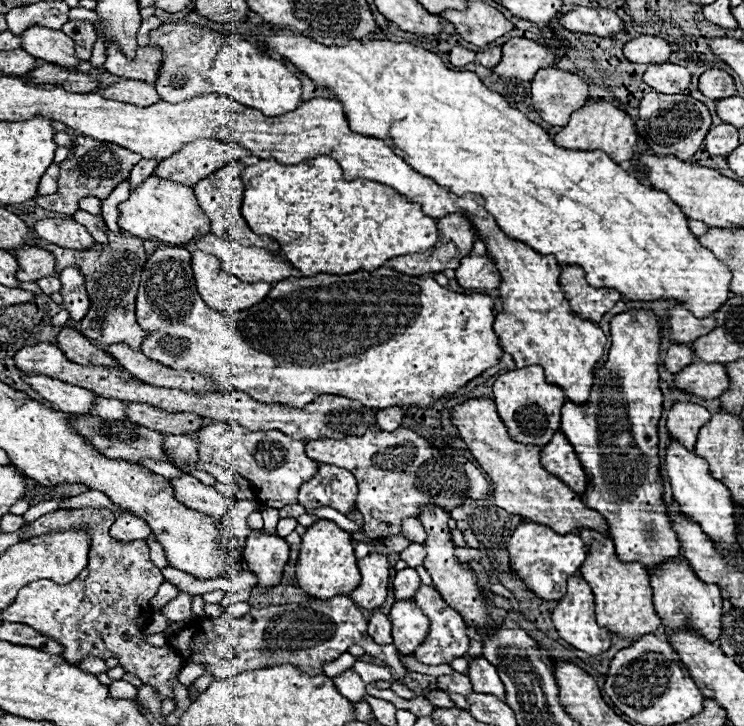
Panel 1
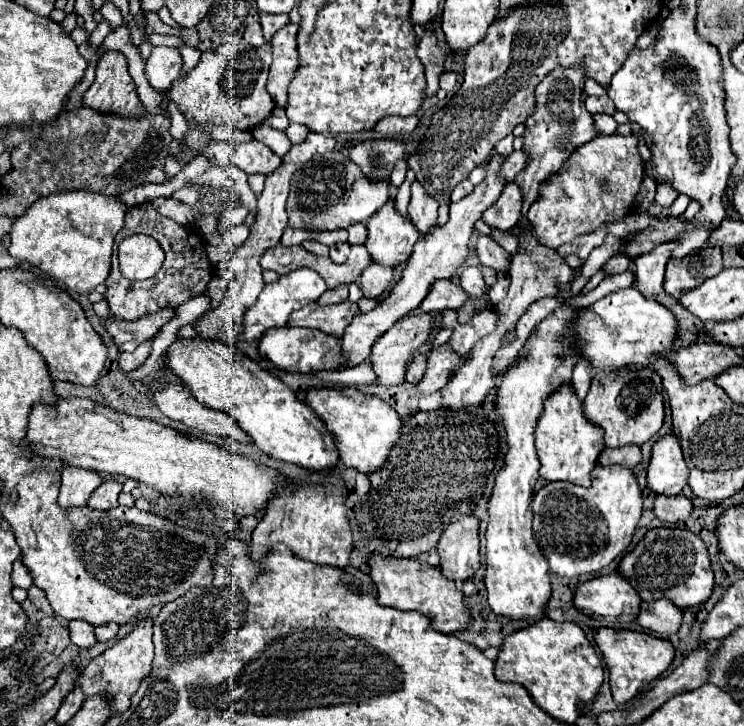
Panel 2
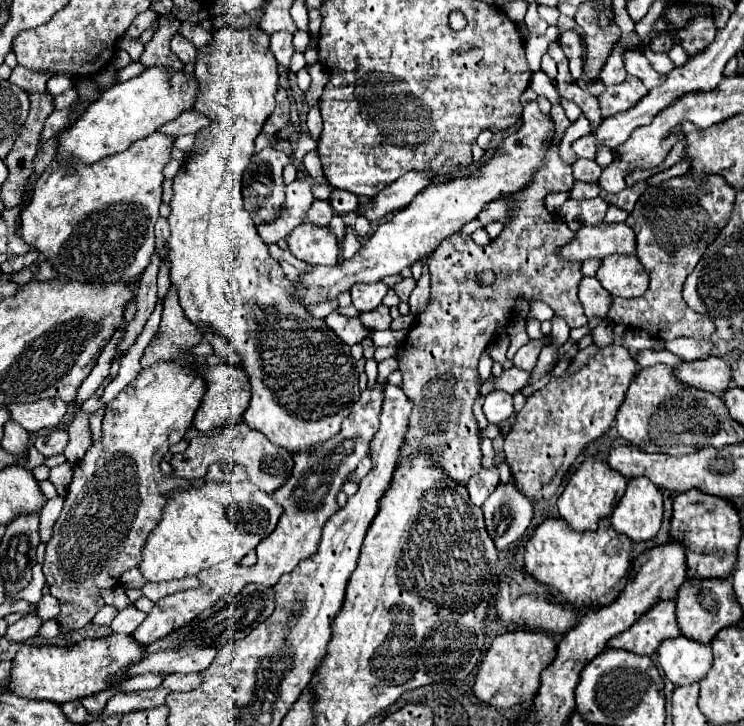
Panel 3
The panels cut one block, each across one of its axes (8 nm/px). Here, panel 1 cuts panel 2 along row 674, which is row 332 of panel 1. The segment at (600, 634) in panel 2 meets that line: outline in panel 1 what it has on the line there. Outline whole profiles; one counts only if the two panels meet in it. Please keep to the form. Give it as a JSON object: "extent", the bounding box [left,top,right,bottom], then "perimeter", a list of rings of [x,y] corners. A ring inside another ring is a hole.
{"extent":[560,310,680,570],"perimeter":[[[632,310],[630,314],[634,320],[628,320],[628,312],[610,320],[612,346],[606,362],[594,374],[590,400],[582,406],[566,402],[560,430],[574,446],[588,476],[582,502],[608,520],[620,562],[640,562],[654,570],[664,560],[680,556],[680,542],[662,500],[658,456],[660,324],[648,310]]]}

